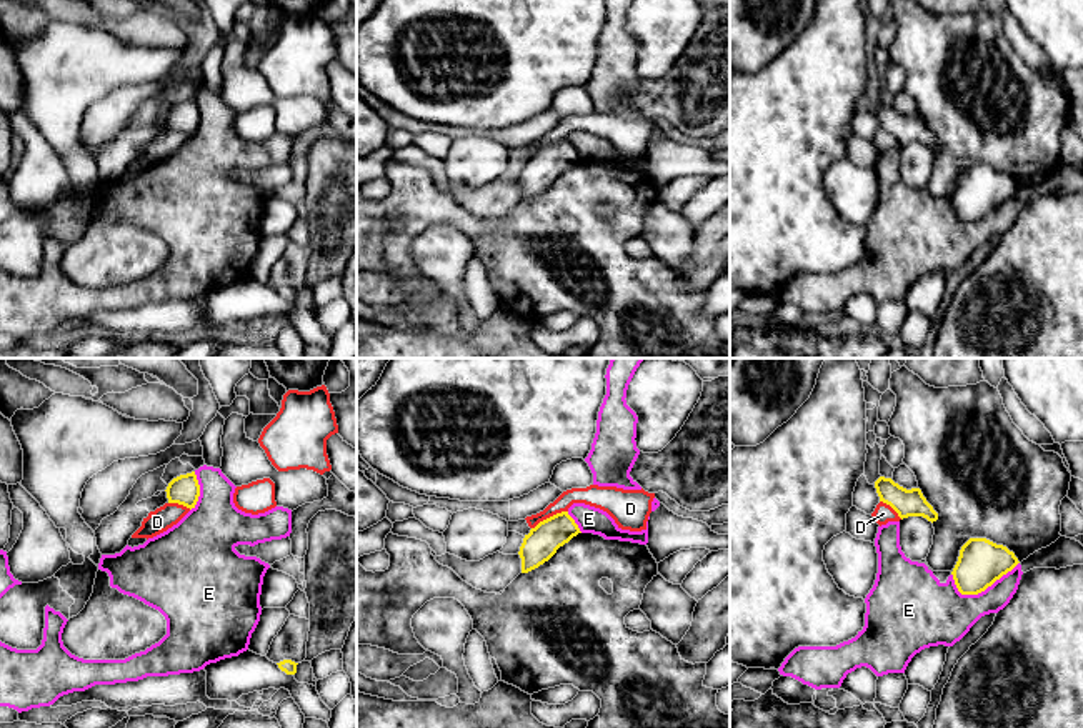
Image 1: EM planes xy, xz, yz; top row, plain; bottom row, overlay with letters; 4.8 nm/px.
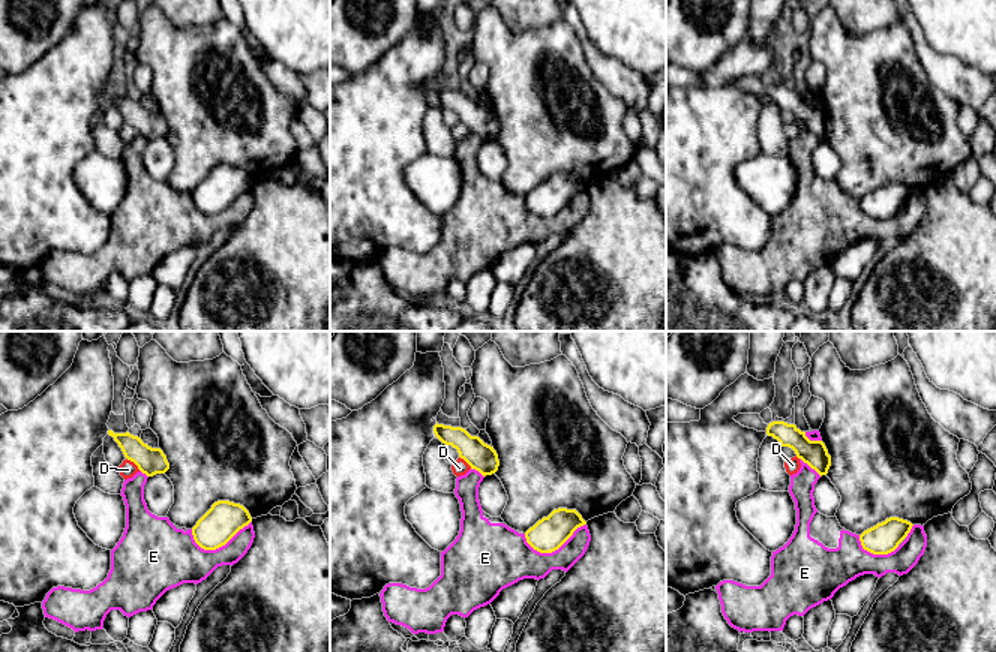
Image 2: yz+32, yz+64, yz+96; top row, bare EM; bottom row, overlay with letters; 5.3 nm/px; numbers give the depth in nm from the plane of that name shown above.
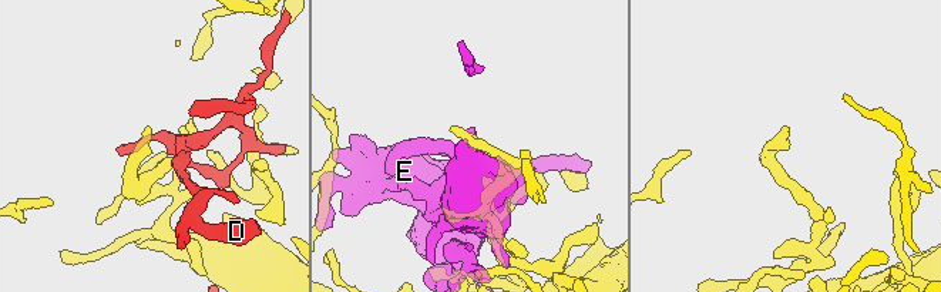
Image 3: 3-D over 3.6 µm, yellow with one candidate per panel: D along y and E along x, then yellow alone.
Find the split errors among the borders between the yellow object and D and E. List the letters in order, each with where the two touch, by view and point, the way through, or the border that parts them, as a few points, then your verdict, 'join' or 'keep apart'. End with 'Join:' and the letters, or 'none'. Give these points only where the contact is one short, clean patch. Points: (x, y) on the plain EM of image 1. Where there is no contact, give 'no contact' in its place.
D: meets yellow in xz at (550, 144); keep apart
E: meets yellow in yz at (982, 217); keep apart
Join: none

